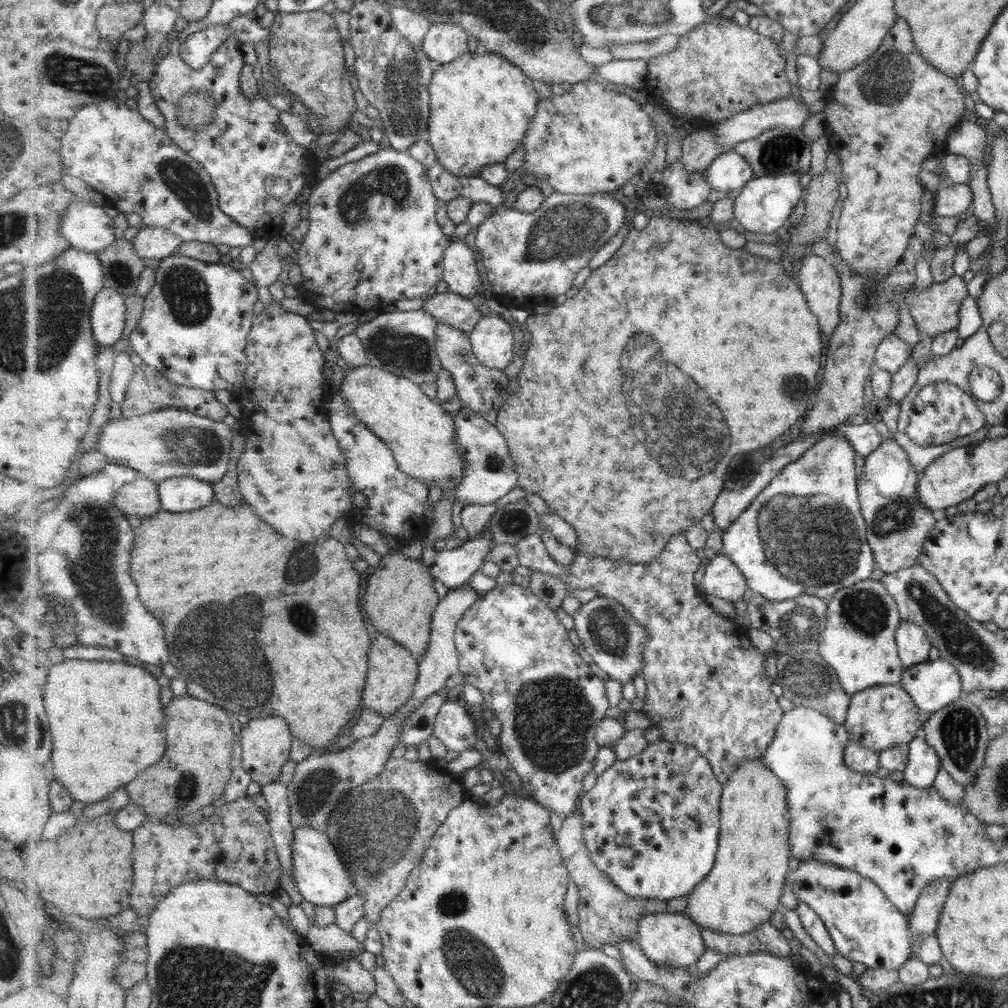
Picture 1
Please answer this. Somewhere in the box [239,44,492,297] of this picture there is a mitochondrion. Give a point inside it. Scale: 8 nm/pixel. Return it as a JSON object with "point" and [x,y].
{"point":[400,87]}

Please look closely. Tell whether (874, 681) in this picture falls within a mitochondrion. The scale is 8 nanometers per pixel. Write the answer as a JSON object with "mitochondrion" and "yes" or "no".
{"mitochondrion":"no"}

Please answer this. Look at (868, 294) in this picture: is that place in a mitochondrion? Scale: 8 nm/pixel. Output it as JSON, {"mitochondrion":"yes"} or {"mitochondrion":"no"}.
{"mitochondrion":"yes"}

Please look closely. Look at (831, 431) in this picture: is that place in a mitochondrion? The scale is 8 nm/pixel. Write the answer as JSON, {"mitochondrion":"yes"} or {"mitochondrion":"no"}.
{"mitochondrion":"no"}

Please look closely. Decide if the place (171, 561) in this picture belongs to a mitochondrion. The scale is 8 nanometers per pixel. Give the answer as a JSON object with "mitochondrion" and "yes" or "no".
{"mitochondrion":"no"}

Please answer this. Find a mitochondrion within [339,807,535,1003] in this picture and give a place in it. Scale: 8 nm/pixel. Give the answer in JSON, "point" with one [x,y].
{"point":[478,972]}

